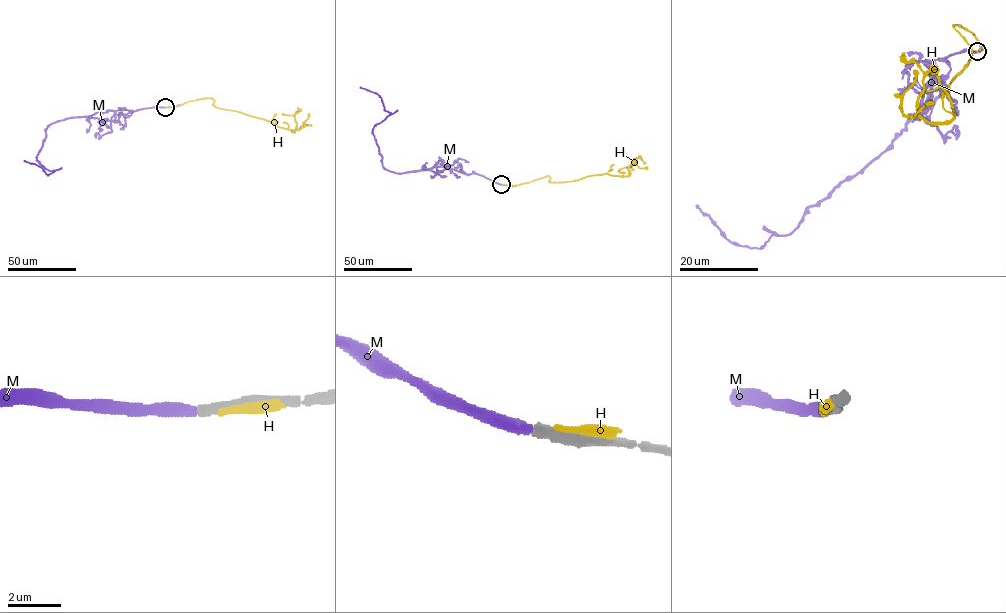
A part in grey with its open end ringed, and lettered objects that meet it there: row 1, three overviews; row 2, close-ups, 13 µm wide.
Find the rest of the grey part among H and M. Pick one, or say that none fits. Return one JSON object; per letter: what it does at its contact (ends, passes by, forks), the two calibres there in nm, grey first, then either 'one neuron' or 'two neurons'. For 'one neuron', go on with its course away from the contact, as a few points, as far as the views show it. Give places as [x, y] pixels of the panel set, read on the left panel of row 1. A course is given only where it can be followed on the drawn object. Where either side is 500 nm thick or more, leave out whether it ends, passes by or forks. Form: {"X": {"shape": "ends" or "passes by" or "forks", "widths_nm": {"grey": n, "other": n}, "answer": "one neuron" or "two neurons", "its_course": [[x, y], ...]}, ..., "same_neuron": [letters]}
{"H": {"shape": "ends", "widths_nm": {"grey": 460, "other": 480}, "answer": "two neurons"}, "M": {"shape": "ends", "widths_nm": {"grey": 420, "other": 400}, "answer": "one neuron", "its_course": [[165, 107], [97, 111], [58, 120], [46, 128], [36, 158], [55, 171], [48, 175], [24, 161]]}, "same_neuron": ["M"]}

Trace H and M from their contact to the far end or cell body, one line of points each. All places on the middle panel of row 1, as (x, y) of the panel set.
H: (503, 185), (519, 185), (548, 176), (552, 182), (605, 174), (627, 176), (633, 158)
M: (501, 184), (477, 174), (443, 167), (400, 173), (387, 170), (372, 131), (391, 113), (377, 94), (360, 87)

